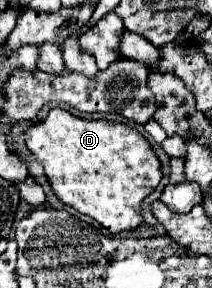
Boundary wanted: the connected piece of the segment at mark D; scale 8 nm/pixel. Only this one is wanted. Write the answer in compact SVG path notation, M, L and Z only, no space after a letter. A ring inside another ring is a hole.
M52 108L48 116L40 122L34 122L24 132L24 142L28 150L38 158L44 166L48 182L58 196L60 202L72 206L74 210L94 218L112 234L132 230L142 222L140 204L144 196L148 196L160 182L160 160L152 152L146 138L132 126L122 122L108 122L108 120L82 120L64 108Z

